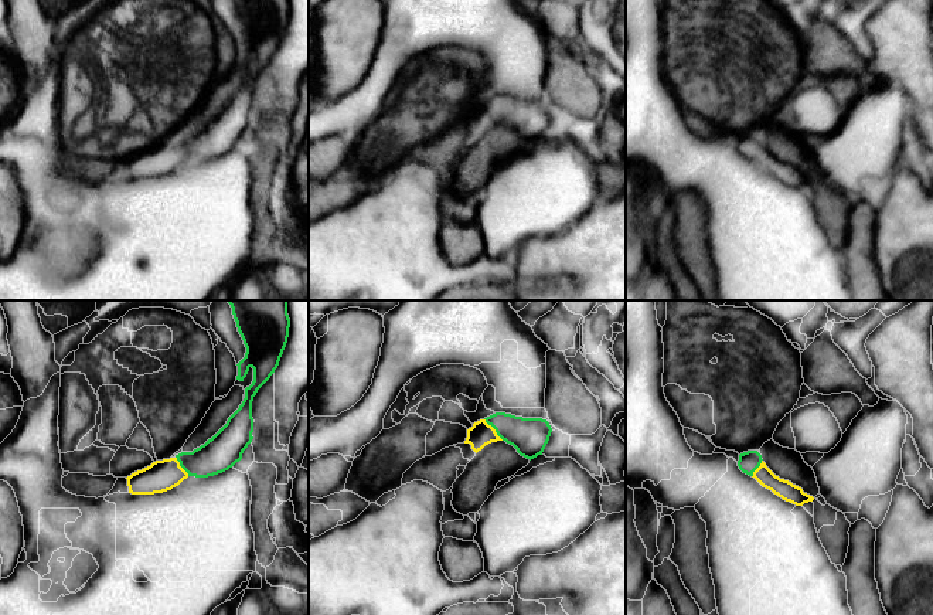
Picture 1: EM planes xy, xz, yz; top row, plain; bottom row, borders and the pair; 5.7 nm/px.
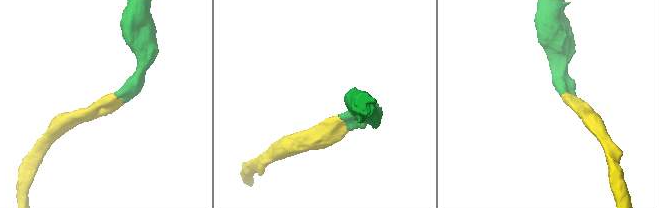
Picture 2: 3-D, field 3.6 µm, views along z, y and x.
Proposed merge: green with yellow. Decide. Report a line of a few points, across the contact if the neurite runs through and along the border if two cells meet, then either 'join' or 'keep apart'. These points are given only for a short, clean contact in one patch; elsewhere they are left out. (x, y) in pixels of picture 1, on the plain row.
xz (528, 118), (510, 111), (494, 111), (482, 116) | join

